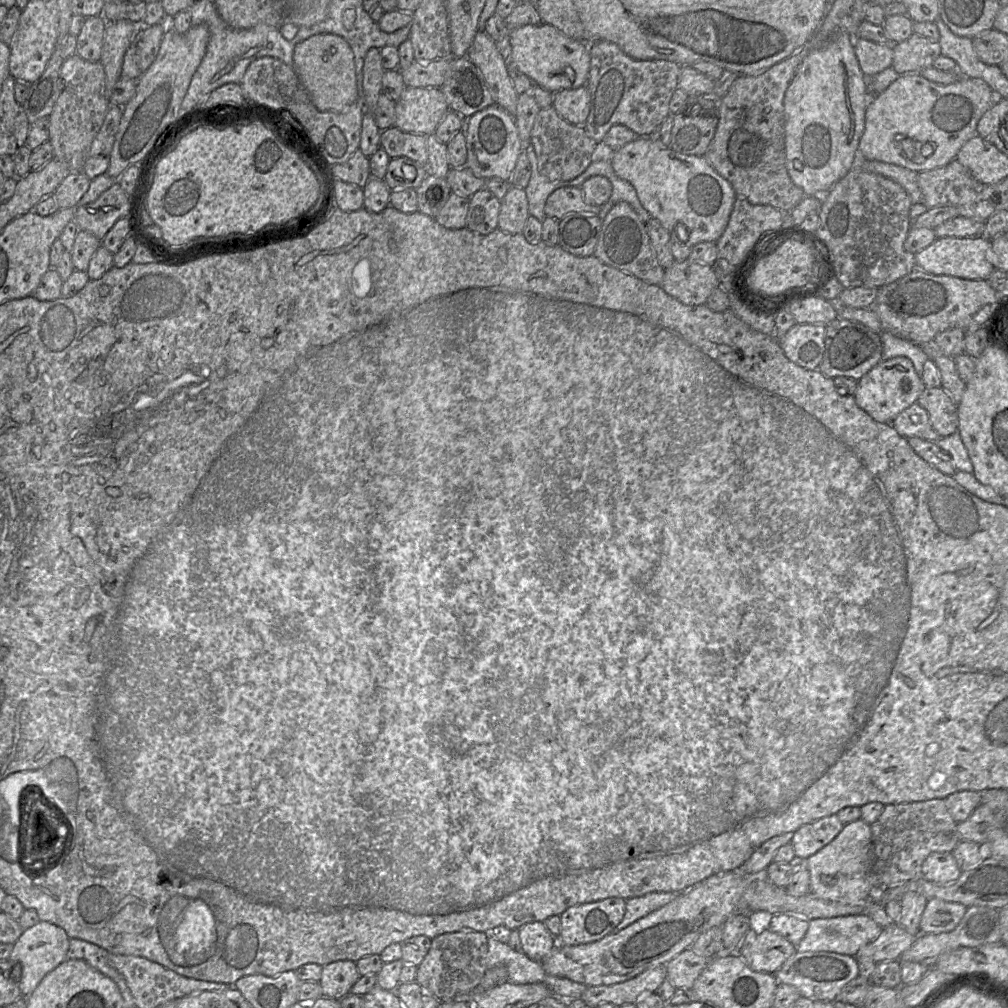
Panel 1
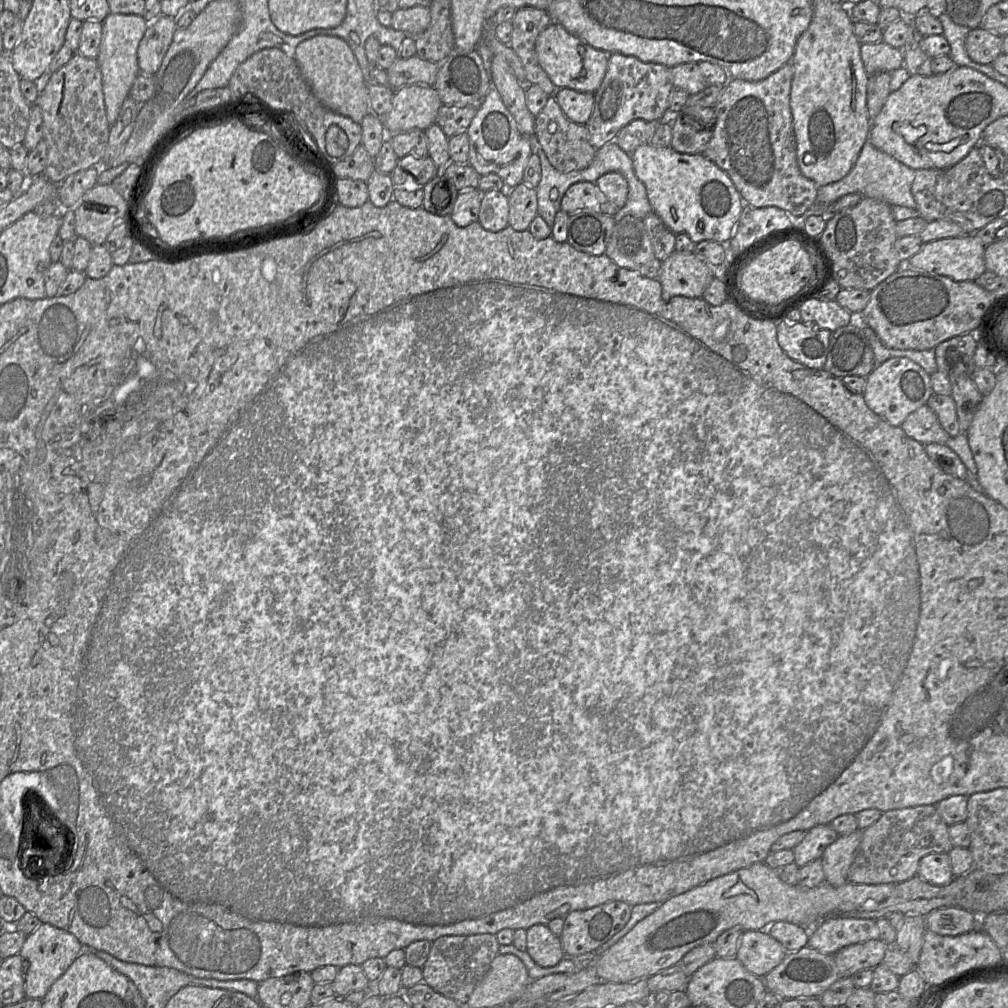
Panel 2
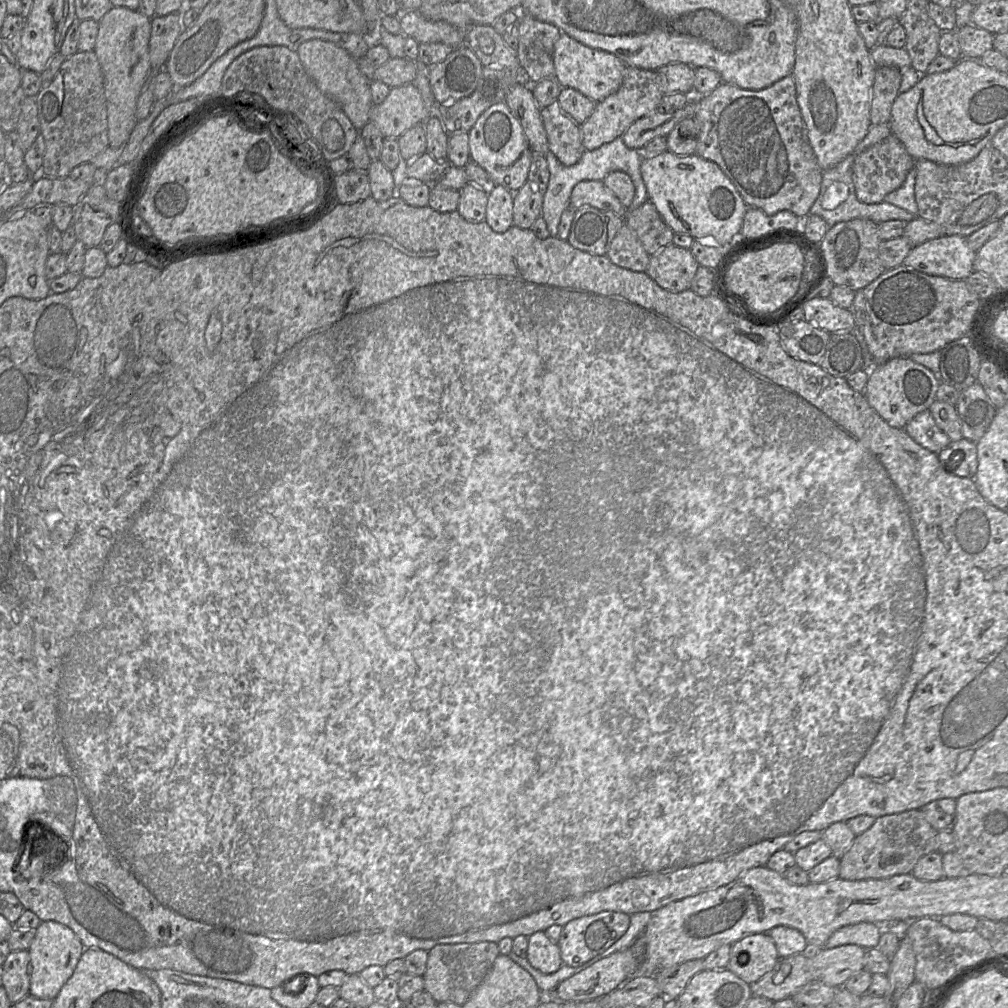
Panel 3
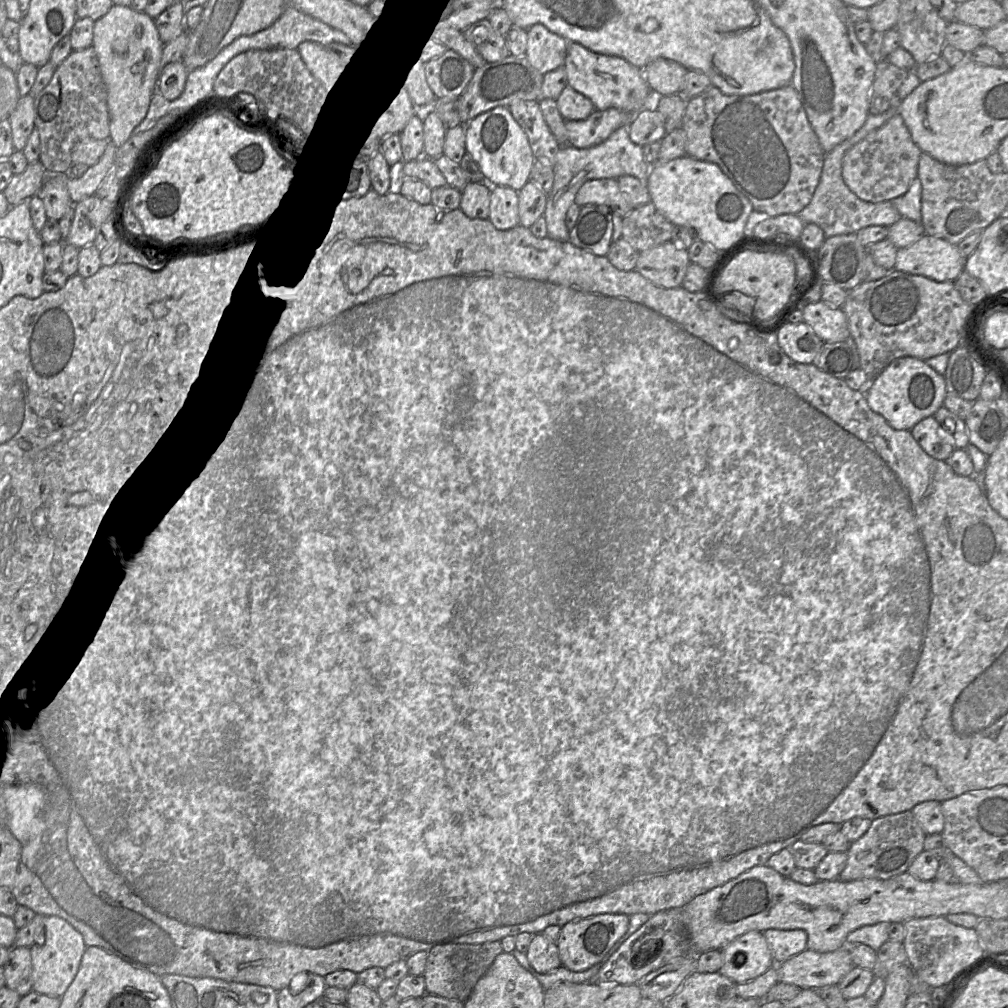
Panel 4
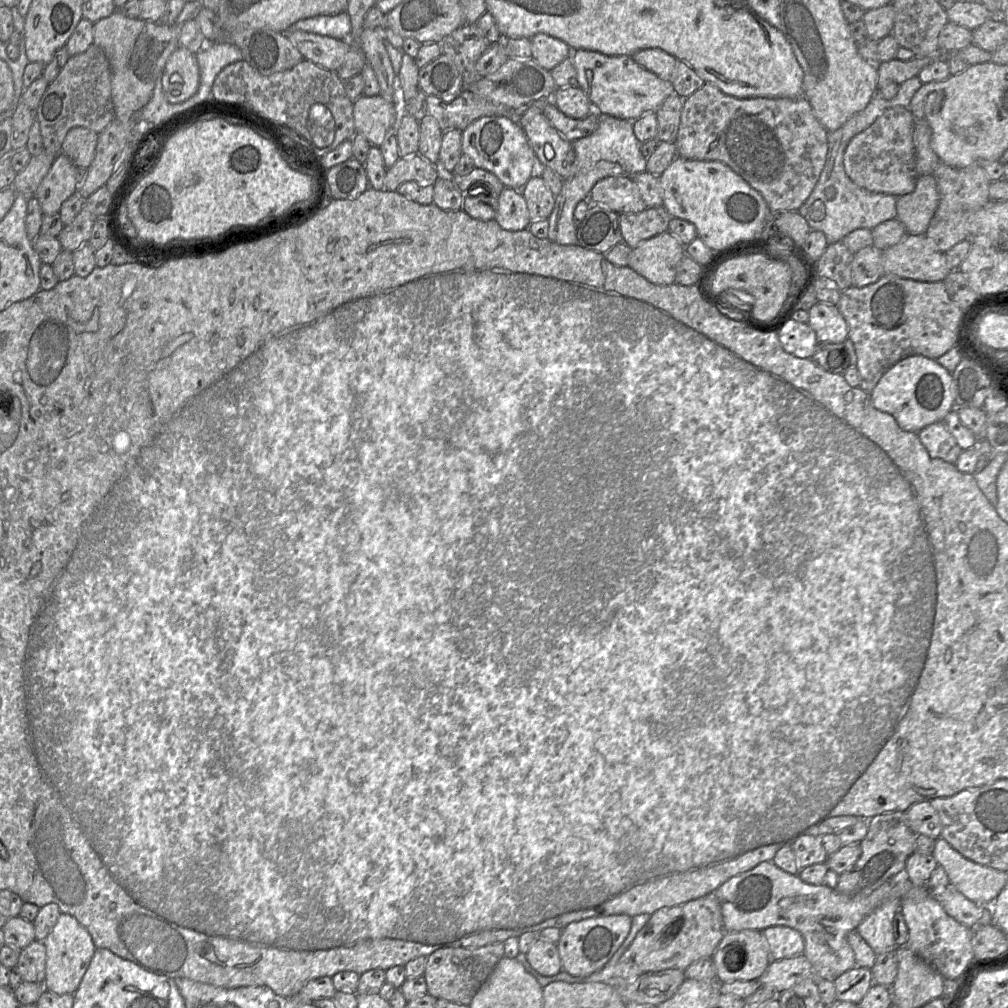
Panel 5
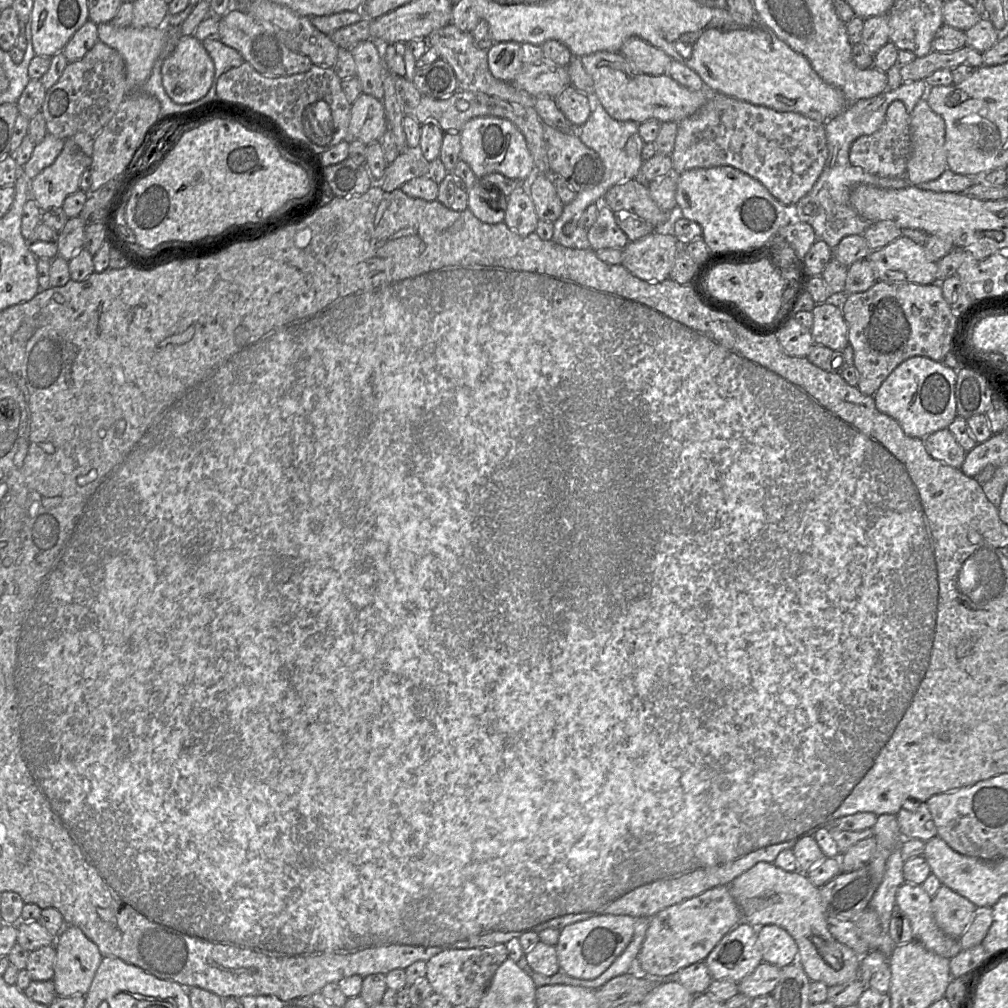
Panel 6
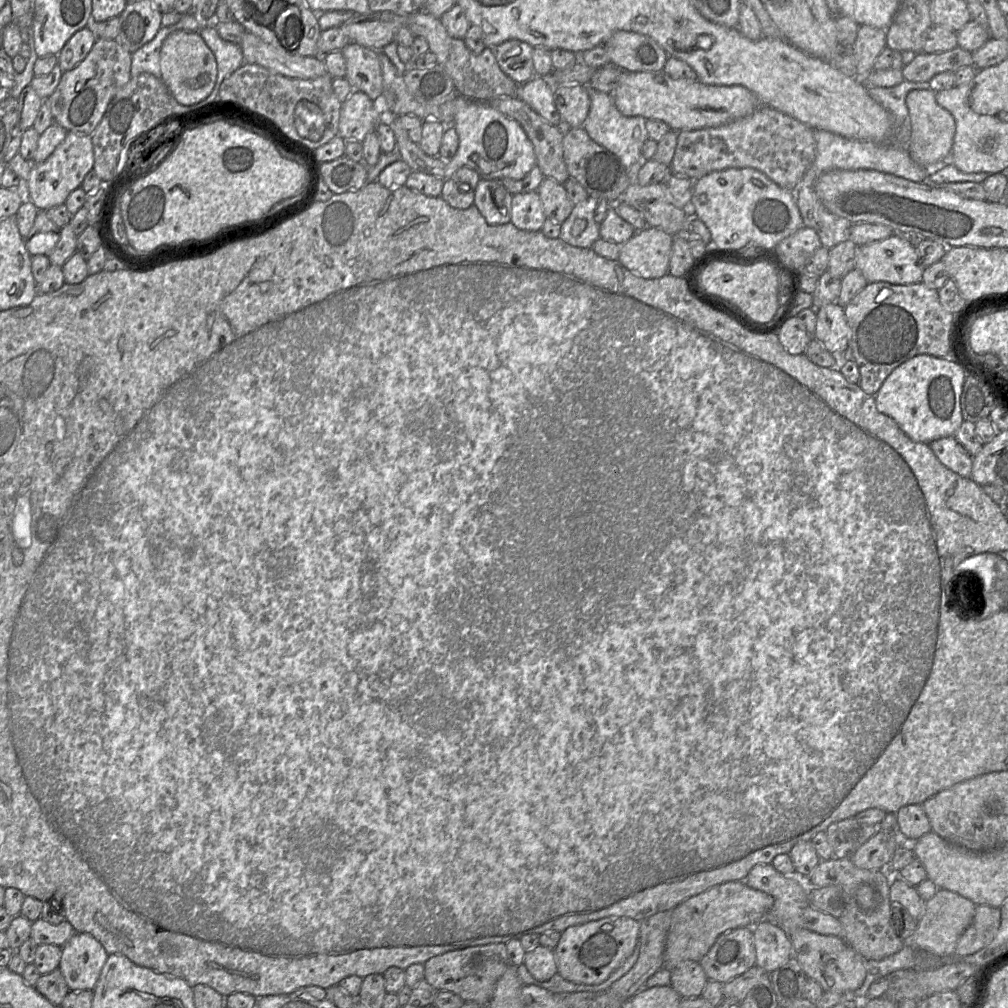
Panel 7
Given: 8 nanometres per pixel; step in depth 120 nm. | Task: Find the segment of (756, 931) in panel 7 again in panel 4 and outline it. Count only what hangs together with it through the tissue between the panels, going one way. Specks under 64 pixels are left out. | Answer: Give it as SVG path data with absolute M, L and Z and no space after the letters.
M767 929L763 931L774 961L781 963L807 949L807 933L803 929Z

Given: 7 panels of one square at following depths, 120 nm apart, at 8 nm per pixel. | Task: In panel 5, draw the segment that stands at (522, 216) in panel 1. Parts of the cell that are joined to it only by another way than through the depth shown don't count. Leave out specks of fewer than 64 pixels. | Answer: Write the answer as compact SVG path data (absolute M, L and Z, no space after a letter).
M539 175L532 176L521 189L532 221L548 219L553 211L556 196Z

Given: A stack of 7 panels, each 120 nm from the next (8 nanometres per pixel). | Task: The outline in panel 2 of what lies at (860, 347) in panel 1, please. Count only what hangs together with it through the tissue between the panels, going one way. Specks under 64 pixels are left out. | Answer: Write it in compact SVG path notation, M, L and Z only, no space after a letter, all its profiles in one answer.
M854 319L848 325L831 332L824 371L840 379L845 376L867 377L875 366L872 347L862 331L862 324L858 320Z

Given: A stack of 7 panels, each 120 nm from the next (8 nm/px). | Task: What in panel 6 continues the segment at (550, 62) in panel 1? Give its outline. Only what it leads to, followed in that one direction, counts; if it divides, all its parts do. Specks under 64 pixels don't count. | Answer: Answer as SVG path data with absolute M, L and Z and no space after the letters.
M598 51L582 56L581 63L592 77L594 94L605 111L618 121L642 123L651 119L679 123L694 115L708 100L708 89L690 90L678 84L668 74L649 75L632 67L620 52Z

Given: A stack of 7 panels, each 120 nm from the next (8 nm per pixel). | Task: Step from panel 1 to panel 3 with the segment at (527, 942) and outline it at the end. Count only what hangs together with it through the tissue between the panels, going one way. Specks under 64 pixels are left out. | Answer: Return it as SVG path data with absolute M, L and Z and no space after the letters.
M544 931L528 937L526 958L533 968L543 974L552 974L563 965L558 944L551 941Z

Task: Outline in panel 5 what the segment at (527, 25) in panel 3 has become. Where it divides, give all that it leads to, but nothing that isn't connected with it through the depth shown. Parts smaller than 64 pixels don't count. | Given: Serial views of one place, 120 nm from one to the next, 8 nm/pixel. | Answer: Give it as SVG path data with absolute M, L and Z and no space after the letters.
M537 33L530 40L532 58L548 71L551 71L570 55L571 48L558 38Z

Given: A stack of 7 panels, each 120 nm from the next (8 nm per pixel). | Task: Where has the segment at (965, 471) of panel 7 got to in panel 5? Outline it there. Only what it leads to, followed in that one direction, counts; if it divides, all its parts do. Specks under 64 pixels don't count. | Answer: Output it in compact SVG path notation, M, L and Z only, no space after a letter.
M936 422L926 426L917 435L932 458L955 464L962 452L962 449L943 422Z

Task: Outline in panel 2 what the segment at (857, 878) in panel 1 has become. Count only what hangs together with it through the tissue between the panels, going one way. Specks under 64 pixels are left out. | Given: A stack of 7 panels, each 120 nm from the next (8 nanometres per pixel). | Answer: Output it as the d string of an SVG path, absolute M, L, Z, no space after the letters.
M857 829L851 834L838 836L827 846L821 856L824 883L841 886L848 882L848 871L861 842L862 832L863 830Z

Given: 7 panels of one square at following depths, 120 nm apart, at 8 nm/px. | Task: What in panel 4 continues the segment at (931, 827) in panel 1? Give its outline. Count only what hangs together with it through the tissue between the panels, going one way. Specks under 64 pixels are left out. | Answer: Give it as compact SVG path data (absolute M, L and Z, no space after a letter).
M911 810L872 820L868 830L851 842L847 862L838 879L852 881L863 878L889 879L907 871L914 859L924 851L926 833Z

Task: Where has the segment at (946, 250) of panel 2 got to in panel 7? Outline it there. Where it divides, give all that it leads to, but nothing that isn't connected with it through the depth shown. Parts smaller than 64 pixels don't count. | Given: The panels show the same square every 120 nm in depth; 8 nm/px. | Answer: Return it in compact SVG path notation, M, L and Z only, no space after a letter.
M899 234L857 246L855 268L868 283L910 285L921 282L924 267L918 263L916 247Z

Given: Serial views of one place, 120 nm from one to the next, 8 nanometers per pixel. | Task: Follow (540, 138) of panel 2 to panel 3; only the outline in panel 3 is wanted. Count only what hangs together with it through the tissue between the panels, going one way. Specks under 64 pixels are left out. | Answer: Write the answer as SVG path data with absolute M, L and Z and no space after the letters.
M557 100L540 109L540 115L549 150L563 165L576 164L586 151L581 139L580 125L563 112Z

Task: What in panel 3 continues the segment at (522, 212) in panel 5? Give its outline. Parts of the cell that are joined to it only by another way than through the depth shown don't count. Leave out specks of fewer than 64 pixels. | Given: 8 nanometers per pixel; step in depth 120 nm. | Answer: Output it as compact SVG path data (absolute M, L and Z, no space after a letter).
M500 185L488 193L485 222L495 232L503 233L513 225L513 197L513 192Z

